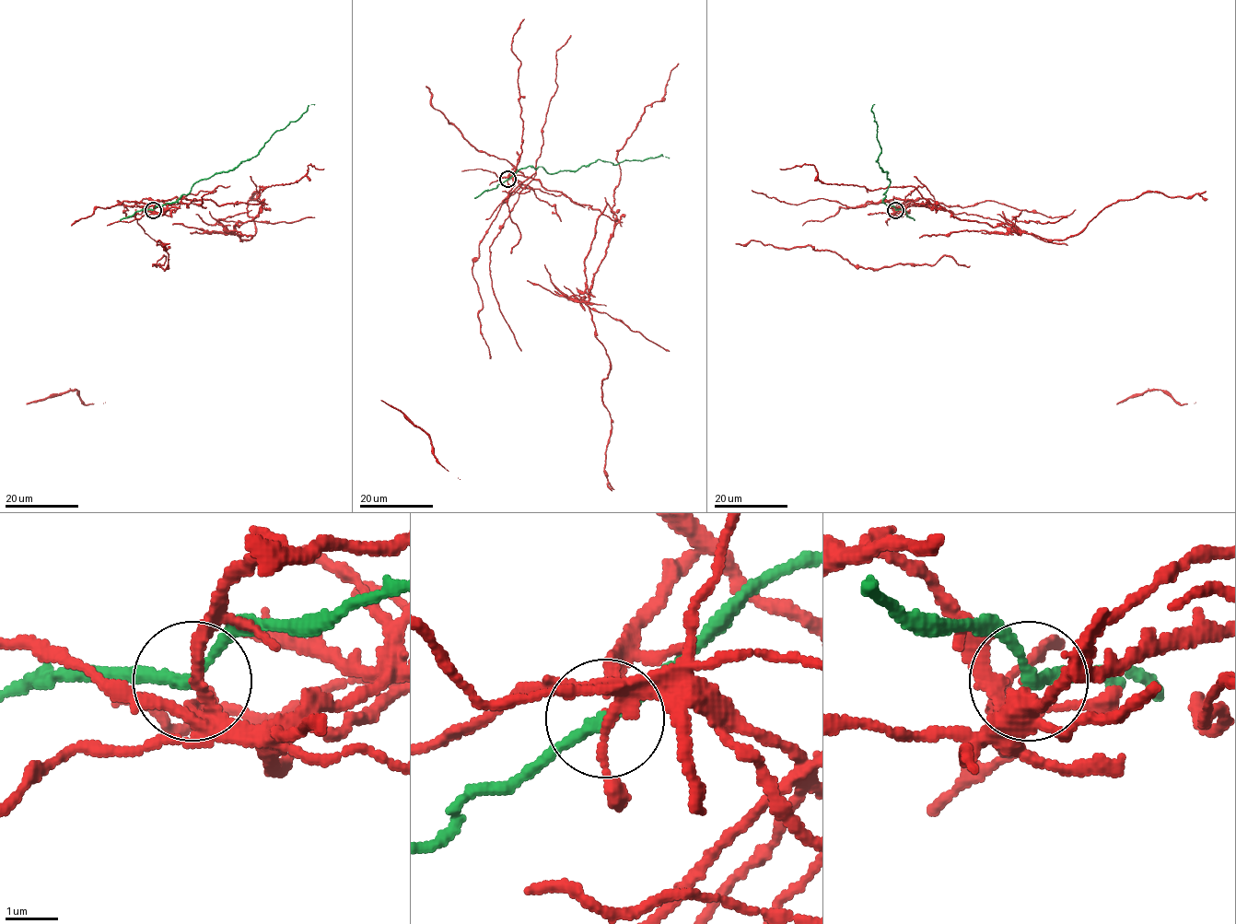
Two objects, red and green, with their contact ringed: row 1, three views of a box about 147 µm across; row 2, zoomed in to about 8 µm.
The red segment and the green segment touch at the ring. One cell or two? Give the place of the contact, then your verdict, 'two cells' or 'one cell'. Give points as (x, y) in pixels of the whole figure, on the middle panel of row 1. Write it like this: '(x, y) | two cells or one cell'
(507, 179) | two cells

